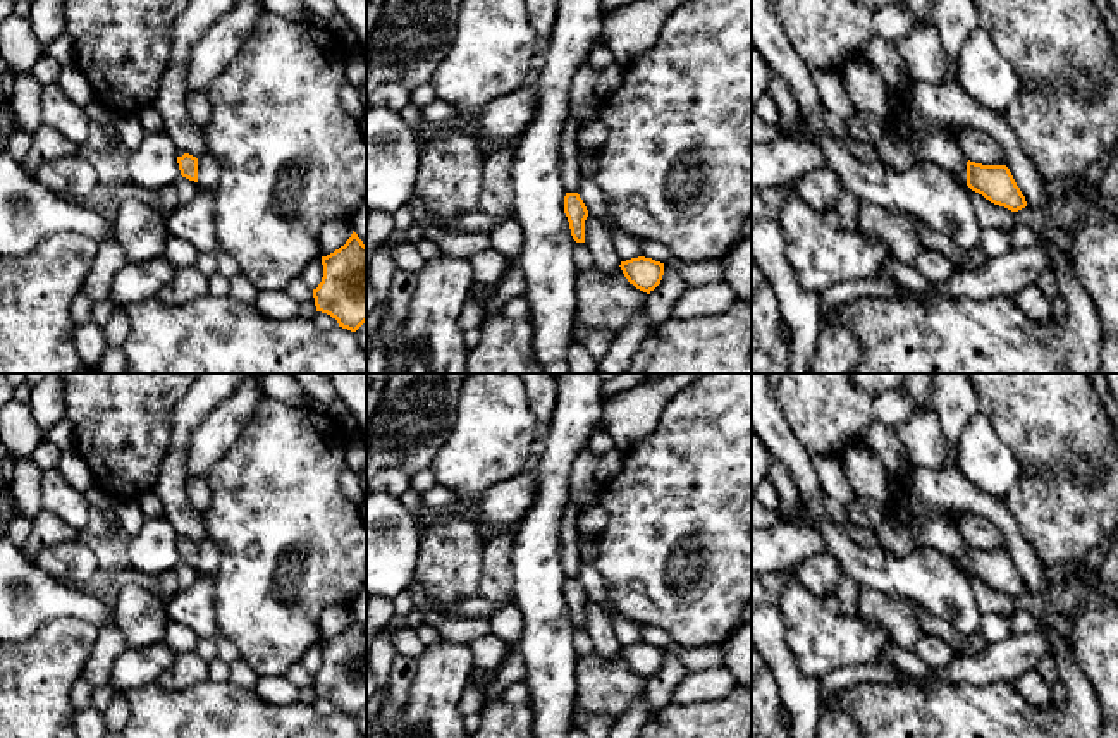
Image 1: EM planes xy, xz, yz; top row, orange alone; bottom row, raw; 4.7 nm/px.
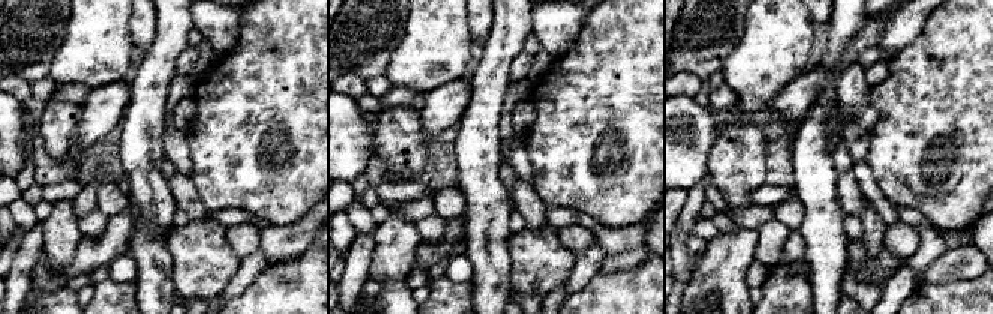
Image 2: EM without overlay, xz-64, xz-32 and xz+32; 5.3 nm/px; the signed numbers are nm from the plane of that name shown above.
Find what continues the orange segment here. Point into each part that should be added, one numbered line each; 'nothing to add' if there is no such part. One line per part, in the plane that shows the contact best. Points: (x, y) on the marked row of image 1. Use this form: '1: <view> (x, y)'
nothing to add

